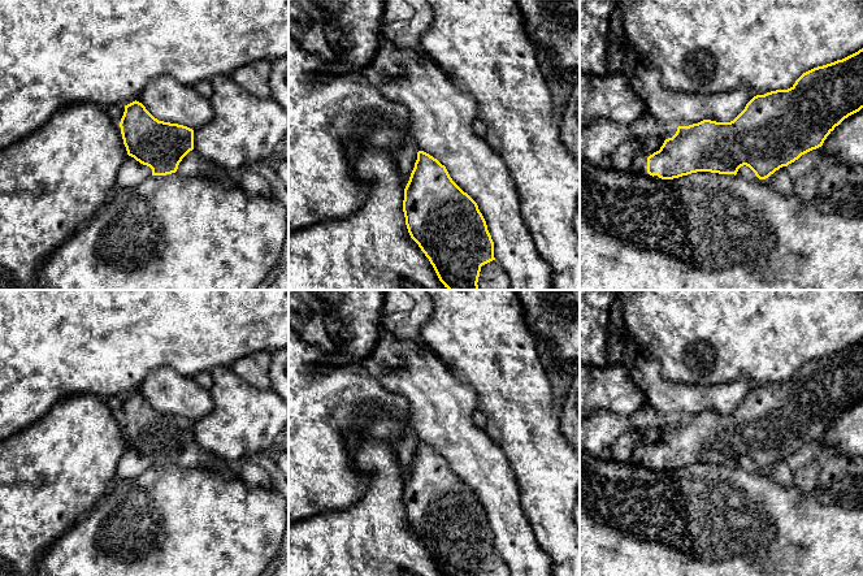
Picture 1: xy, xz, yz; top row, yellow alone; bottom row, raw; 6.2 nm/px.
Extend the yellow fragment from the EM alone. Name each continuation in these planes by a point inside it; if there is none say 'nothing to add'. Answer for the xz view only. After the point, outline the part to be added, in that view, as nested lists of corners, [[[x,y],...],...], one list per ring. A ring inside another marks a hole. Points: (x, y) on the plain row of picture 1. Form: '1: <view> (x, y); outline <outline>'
nothing to add

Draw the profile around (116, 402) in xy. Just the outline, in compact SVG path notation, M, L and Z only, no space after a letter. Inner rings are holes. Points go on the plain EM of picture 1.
M112 395L105 402L107 402L108 407L110 408L110 411L120 416L121 410L125 403L125 397L123 395Z

